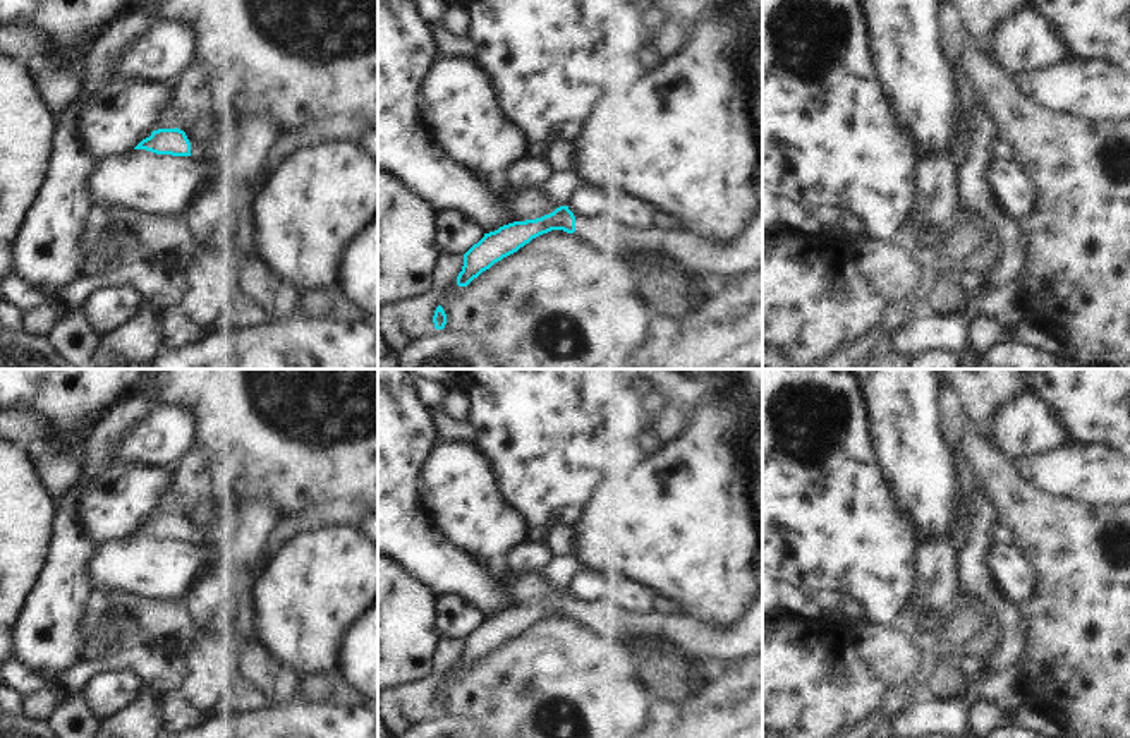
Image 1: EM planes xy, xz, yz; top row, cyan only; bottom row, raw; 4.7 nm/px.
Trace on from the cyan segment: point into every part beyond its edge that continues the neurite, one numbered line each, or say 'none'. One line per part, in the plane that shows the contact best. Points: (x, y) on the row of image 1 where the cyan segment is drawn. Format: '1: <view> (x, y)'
1: xz (744, 256)

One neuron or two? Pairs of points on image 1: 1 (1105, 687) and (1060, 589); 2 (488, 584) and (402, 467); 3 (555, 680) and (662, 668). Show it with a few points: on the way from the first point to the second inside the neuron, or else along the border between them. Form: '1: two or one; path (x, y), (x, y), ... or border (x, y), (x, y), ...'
1: one; path (1105, 663), (1105, 634), (1084, 613)
2: one; path (454, 568), (402, 517), (402, 502)
3: two; border (637, 665), (644, 678)

